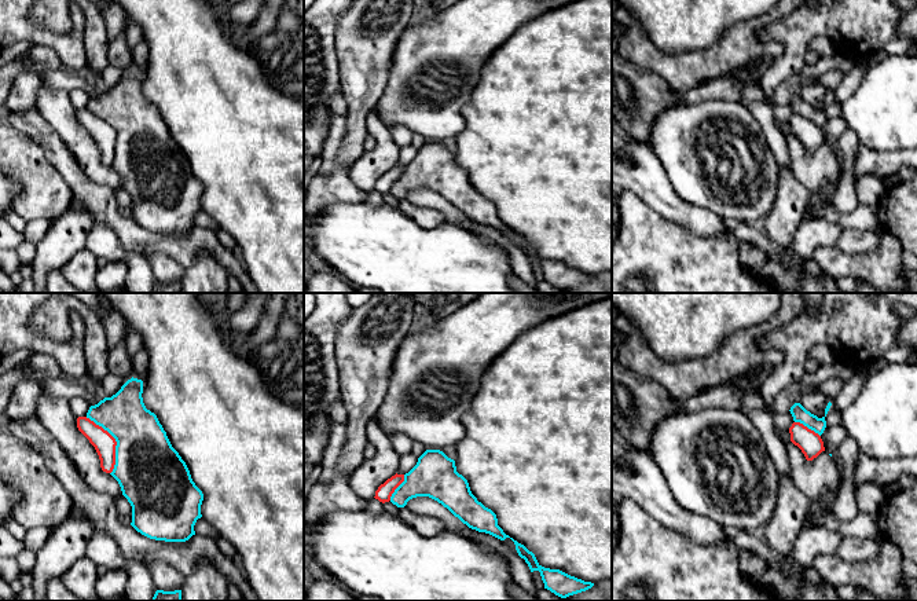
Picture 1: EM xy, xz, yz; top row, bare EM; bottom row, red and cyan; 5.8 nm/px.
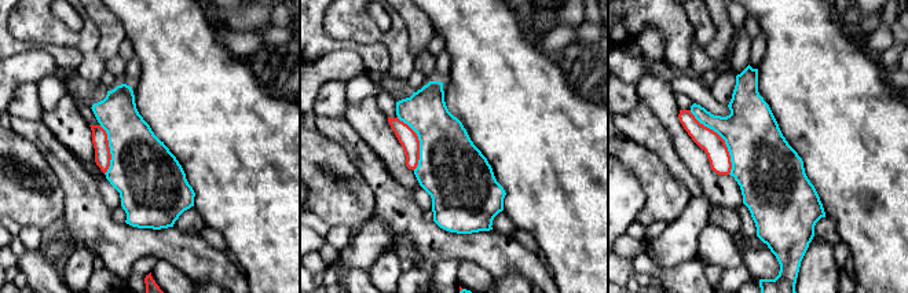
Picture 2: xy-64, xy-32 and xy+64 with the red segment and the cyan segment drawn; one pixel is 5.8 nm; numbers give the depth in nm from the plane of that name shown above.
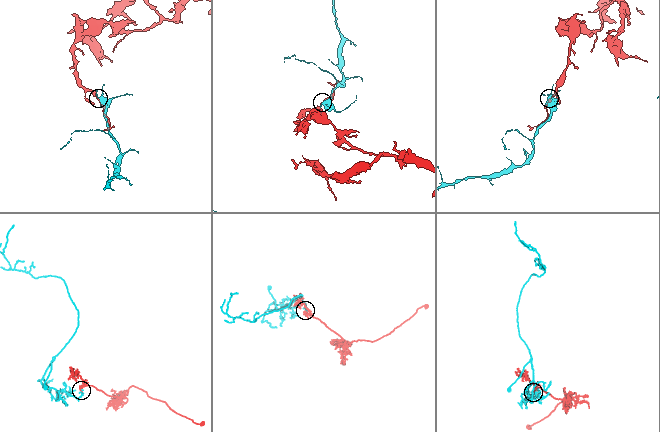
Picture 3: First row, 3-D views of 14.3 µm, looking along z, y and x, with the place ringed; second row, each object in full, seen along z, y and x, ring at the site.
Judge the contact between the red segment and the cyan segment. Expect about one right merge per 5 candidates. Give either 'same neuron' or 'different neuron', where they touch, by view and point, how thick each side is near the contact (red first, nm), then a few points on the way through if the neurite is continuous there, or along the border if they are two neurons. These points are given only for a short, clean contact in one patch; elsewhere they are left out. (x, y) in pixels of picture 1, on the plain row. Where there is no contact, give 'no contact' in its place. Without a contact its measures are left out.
different neuron; meets red in xy at (116, 134); 130 nm thick on the red side, 380 nm on the other

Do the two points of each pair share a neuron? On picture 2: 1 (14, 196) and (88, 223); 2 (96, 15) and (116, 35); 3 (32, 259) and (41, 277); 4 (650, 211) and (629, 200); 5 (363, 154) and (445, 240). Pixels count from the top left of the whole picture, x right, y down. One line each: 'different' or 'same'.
1: different
2: same
3: same
4: different
5: same

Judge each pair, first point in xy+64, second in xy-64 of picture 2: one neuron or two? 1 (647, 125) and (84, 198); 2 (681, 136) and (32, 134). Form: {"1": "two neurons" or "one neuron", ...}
{"1": "one neuron", "2": "two neurons"}

